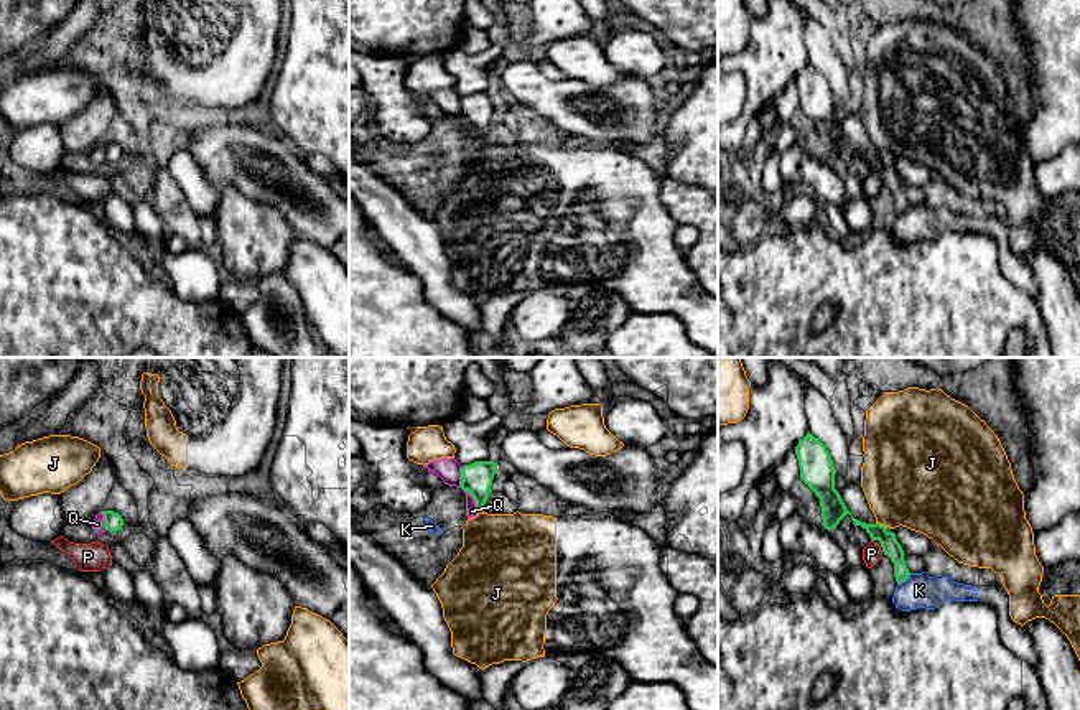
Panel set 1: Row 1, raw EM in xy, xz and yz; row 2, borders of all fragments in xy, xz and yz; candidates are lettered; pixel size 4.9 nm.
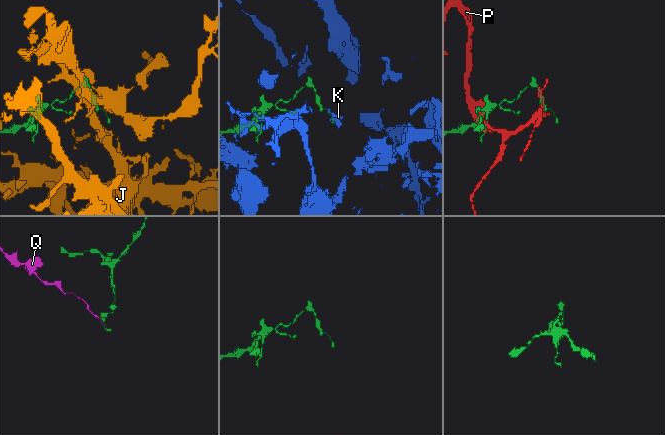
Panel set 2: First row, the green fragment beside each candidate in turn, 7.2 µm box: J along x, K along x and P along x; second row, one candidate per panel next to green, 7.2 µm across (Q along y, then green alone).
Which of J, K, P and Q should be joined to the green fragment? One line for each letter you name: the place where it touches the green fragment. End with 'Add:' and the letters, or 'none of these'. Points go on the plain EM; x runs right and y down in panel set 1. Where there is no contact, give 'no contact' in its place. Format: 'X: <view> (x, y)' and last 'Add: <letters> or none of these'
Add: none of these

